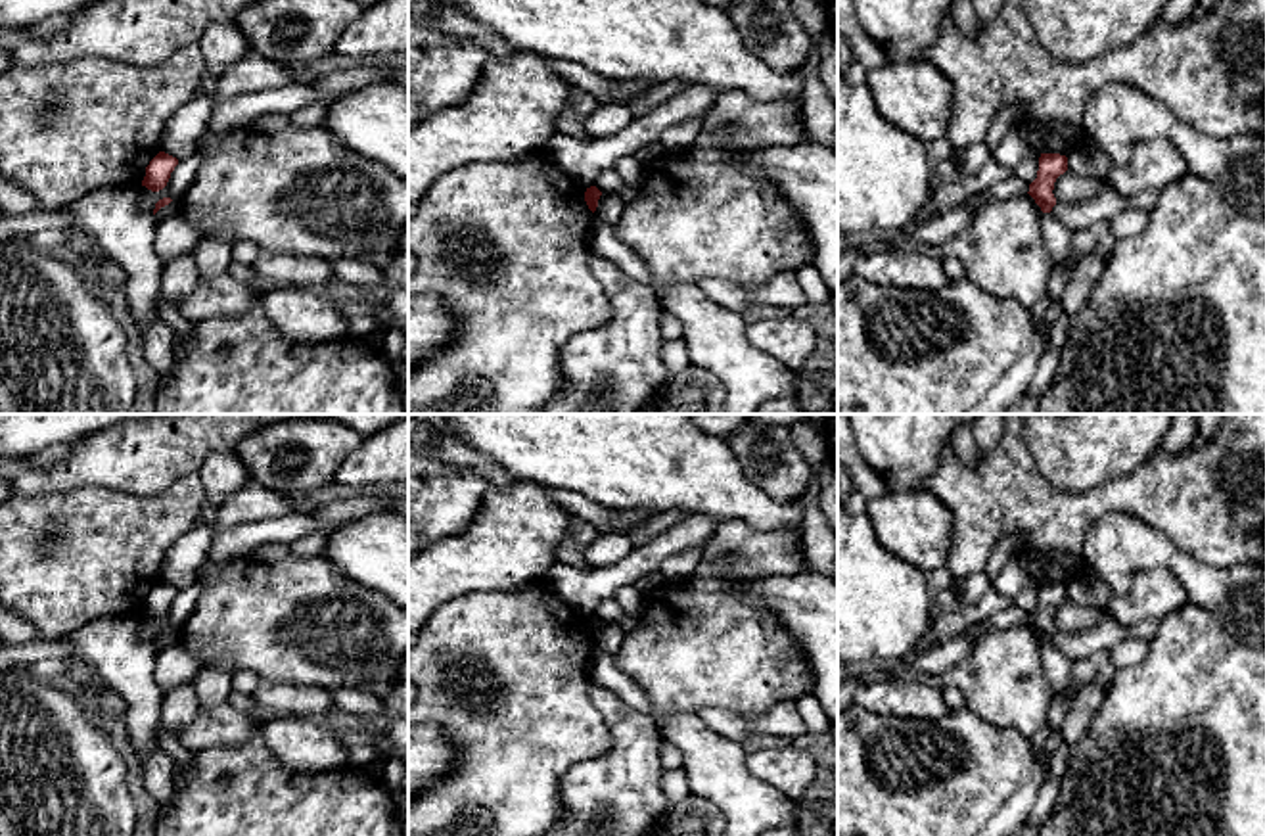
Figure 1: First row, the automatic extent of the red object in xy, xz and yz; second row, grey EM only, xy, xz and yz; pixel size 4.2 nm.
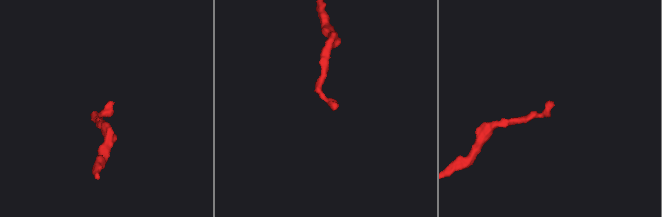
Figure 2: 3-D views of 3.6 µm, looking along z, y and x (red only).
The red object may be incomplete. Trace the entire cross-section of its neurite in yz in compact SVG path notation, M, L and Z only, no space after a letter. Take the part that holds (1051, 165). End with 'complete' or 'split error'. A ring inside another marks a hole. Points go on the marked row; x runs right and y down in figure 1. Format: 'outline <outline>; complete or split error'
outline M1041 153L1037 178L1029 184L1029 196L1041 207L1043 213L1050 213L1056 205L1052 194L1054 182L1068 171L1068 157L1060 153Z; complete

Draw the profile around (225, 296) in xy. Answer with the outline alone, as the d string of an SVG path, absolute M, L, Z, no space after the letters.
M222 274L215 280L199 278L196 290L176 305L182 318L199 322L215 316L236 316L251 305L263 303L266 286L243 284L232 274Z

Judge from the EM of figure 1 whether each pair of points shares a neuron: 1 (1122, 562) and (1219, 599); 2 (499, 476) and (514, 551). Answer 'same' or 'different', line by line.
1: same
2: different

